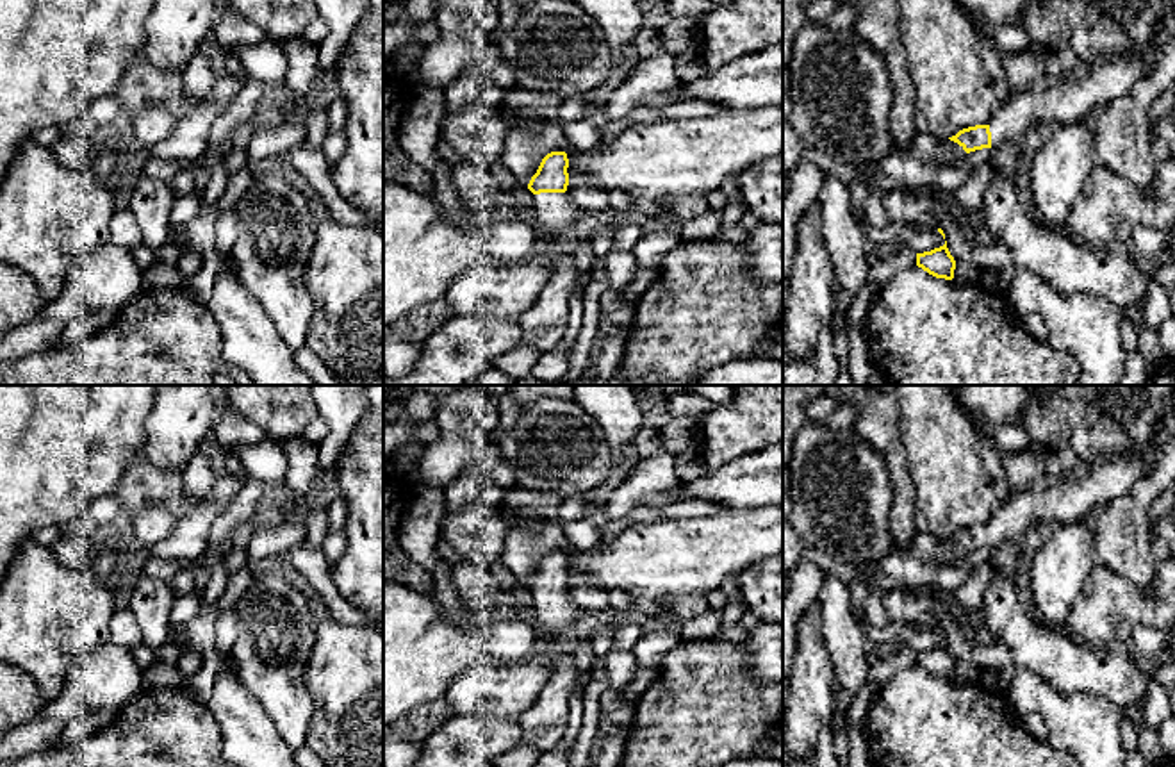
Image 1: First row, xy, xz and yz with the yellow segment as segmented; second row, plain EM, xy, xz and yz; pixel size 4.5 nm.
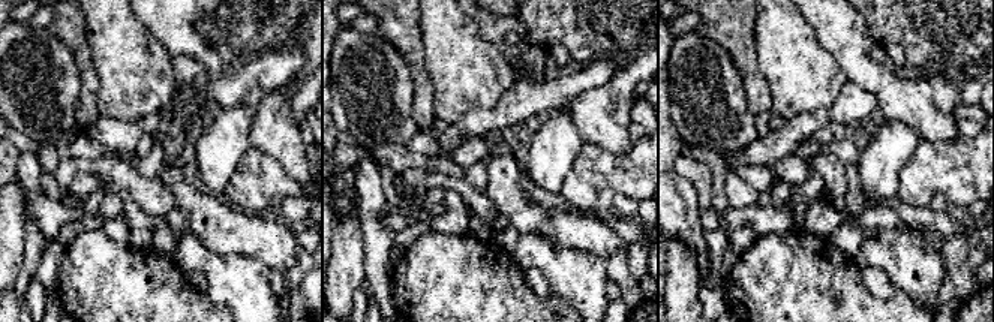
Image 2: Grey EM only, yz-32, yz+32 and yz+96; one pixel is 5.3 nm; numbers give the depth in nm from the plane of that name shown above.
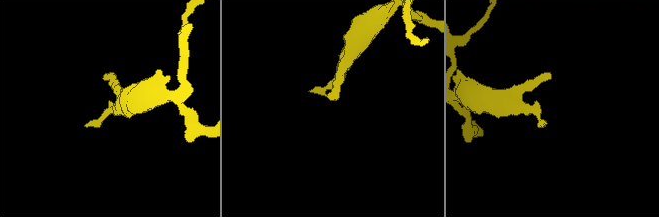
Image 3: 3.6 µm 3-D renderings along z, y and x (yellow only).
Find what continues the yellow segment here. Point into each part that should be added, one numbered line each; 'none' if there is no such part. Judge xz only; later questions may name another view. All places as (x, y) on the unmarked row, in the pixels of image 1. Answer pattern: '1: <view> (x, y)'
1: xz (553, 612)

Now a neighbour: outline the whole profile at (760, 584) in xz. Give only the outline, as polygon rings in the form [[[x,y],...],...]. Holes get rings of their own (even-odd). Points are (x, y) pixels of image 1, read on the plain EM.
[[[783,555],[747,565],[736,581],[745,606],[761,623],[783,624]]]

